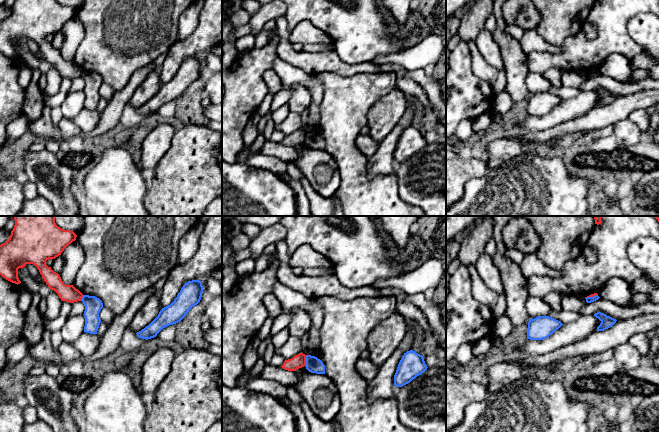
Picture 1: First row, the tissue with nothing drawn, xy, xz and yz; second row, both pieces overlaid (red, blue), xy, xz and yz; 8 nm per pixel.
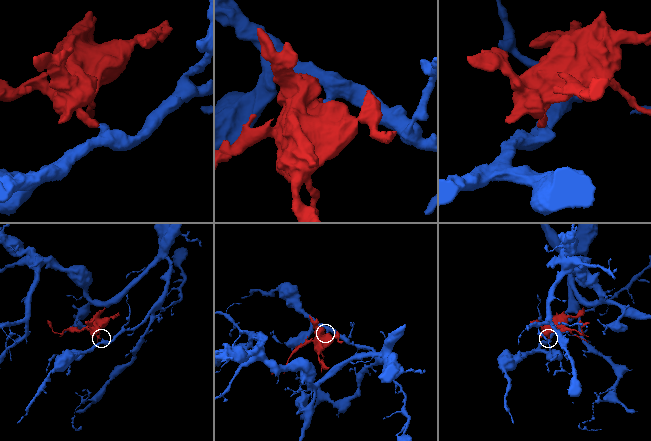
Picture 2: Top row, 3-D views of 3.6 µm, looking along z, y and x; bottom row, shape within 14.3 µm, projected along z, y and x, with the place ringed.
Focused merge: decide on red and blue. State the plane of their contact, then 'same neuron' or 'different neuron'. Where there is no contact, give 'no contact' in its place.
xz | different neuron

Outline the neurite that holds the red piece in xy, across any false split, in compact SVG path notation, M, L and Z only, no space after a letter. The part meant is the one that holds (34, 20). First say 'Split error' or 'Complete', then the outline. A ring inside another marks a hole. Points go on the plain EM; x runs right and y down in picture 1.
Complete. M15 0L9 15L0 21L0 51L6 56L20 60L18 45L26 40L37 43L42 54L51 66L54 66L61 77L74 79L81 77L83 70L73 61L66 61L60 51L46 41L49 35L55 35L64 25L76 16L77 11L70 6L64 6L56 0Z

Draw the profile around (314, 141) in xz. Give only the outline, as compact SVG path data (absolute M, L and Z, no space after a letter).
M306 132L306 145L311 149L325 150L325 141L315 132Z

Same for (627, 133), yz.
M625 119L614 125L613 134L617 139L619 147L628 147L640 141L642 131L630 119Z

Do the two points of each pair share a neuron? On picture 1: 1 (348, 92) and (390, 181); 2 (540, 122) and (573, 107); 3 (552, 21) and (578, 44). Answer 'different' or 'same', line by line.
1: same
2: same
3: different

